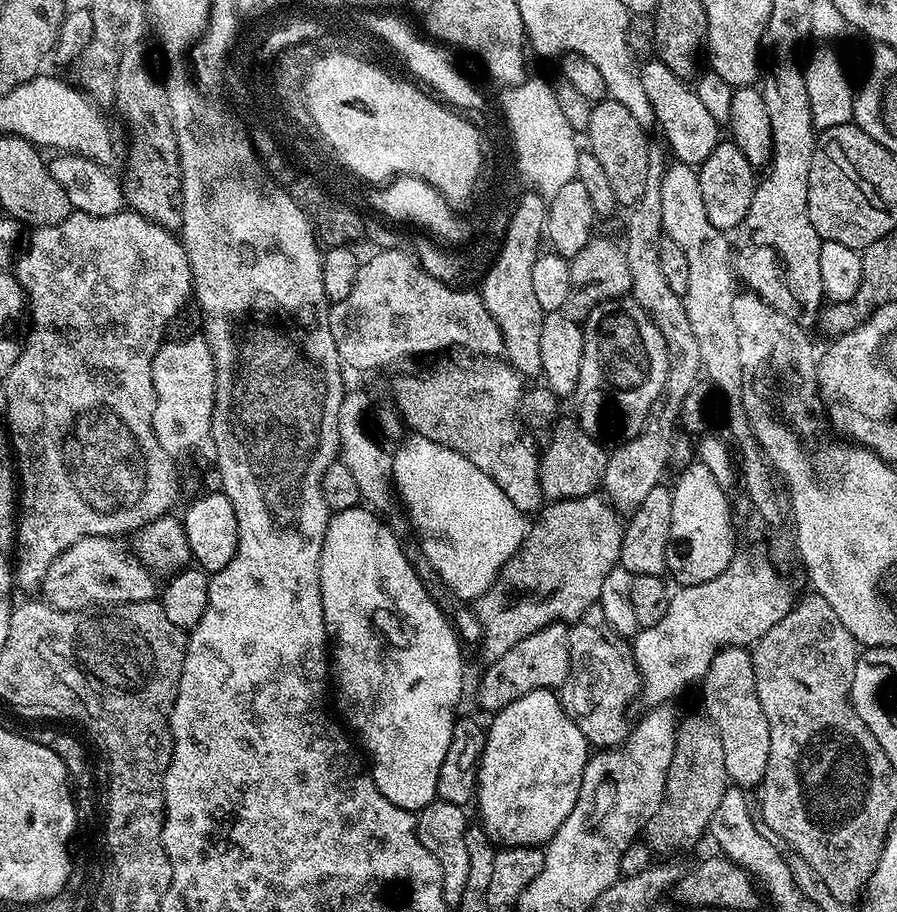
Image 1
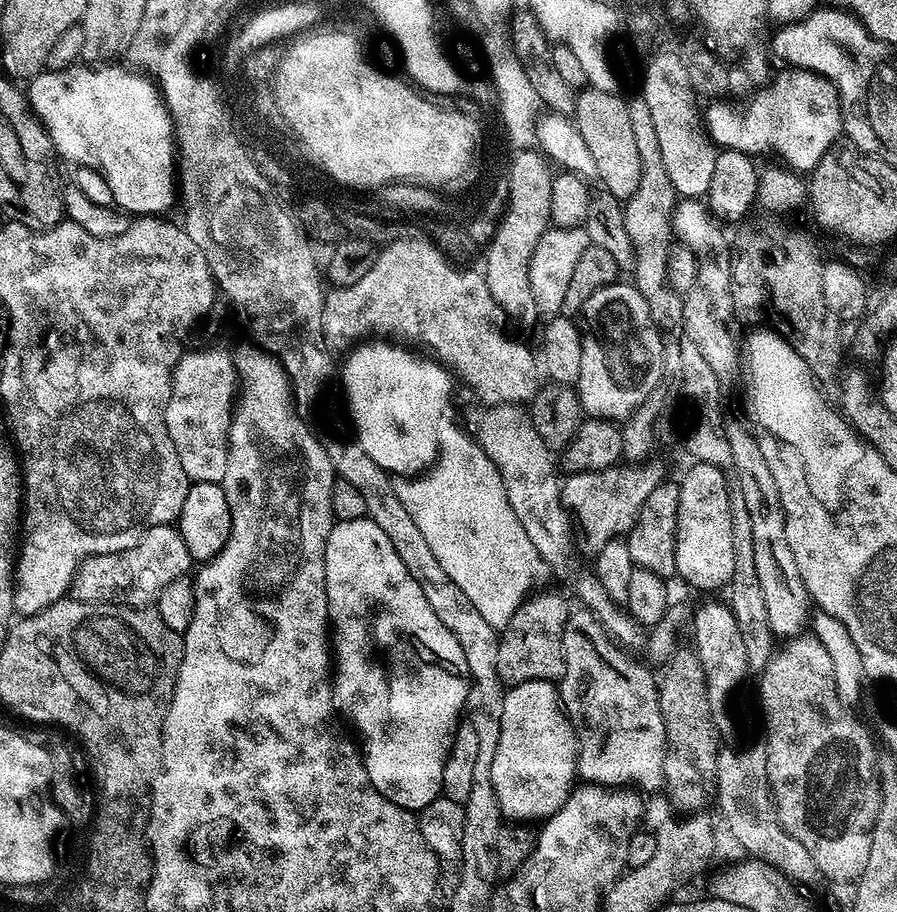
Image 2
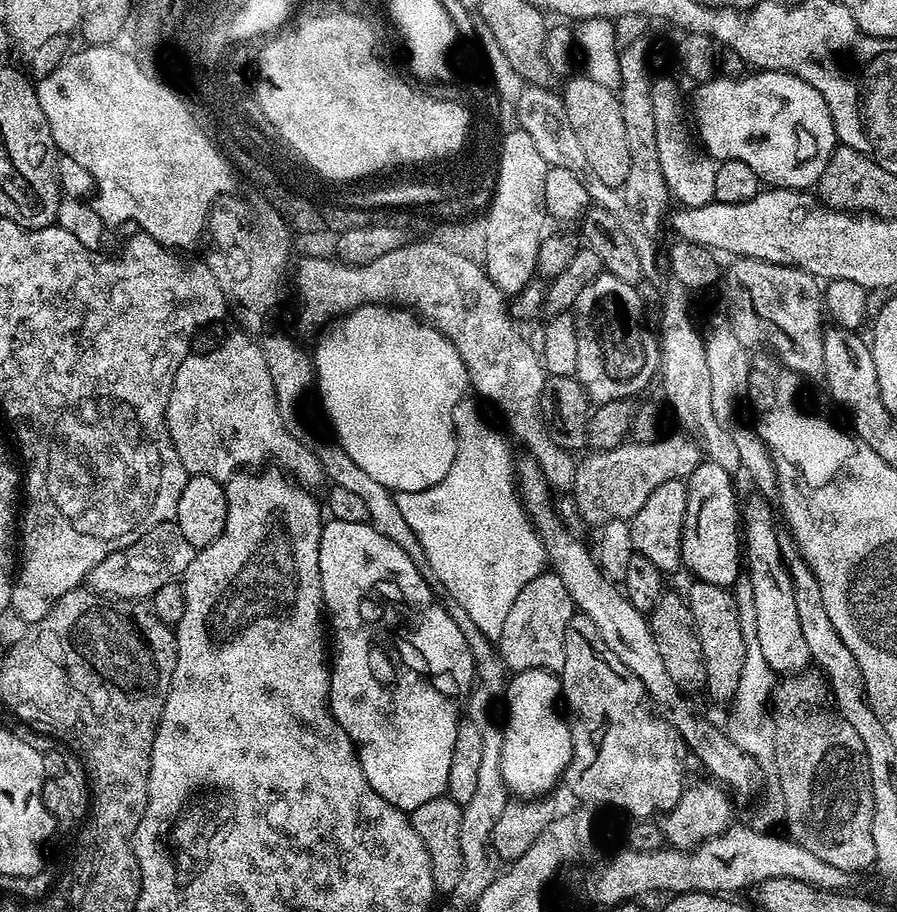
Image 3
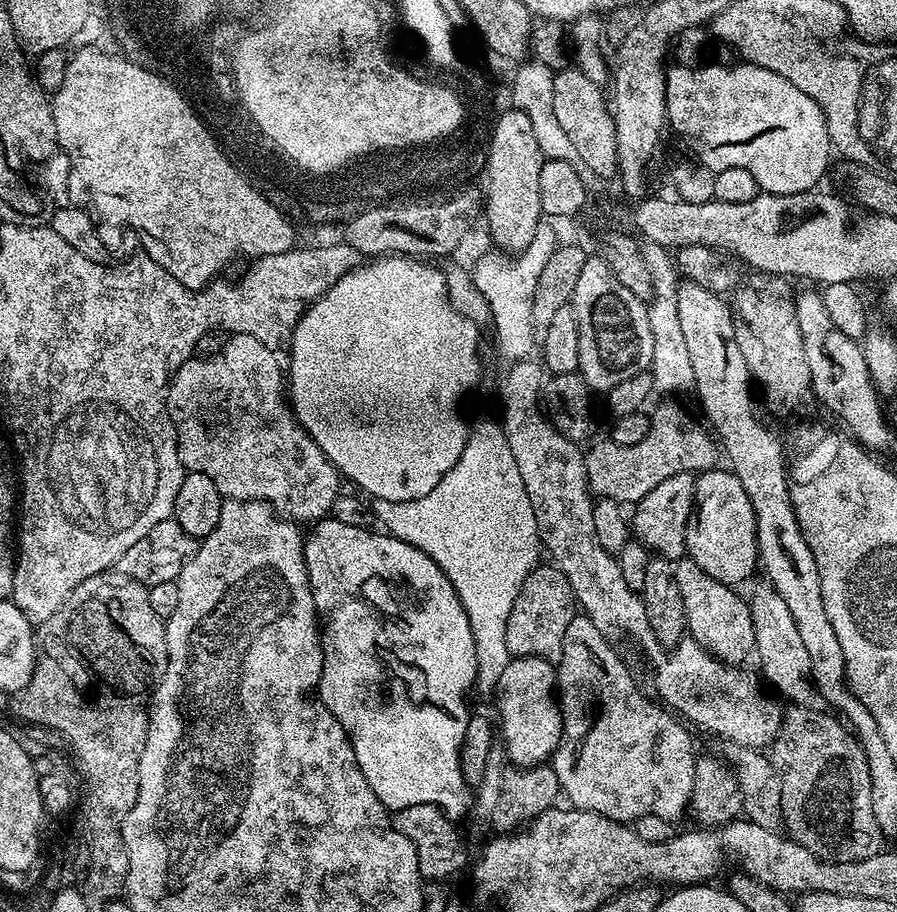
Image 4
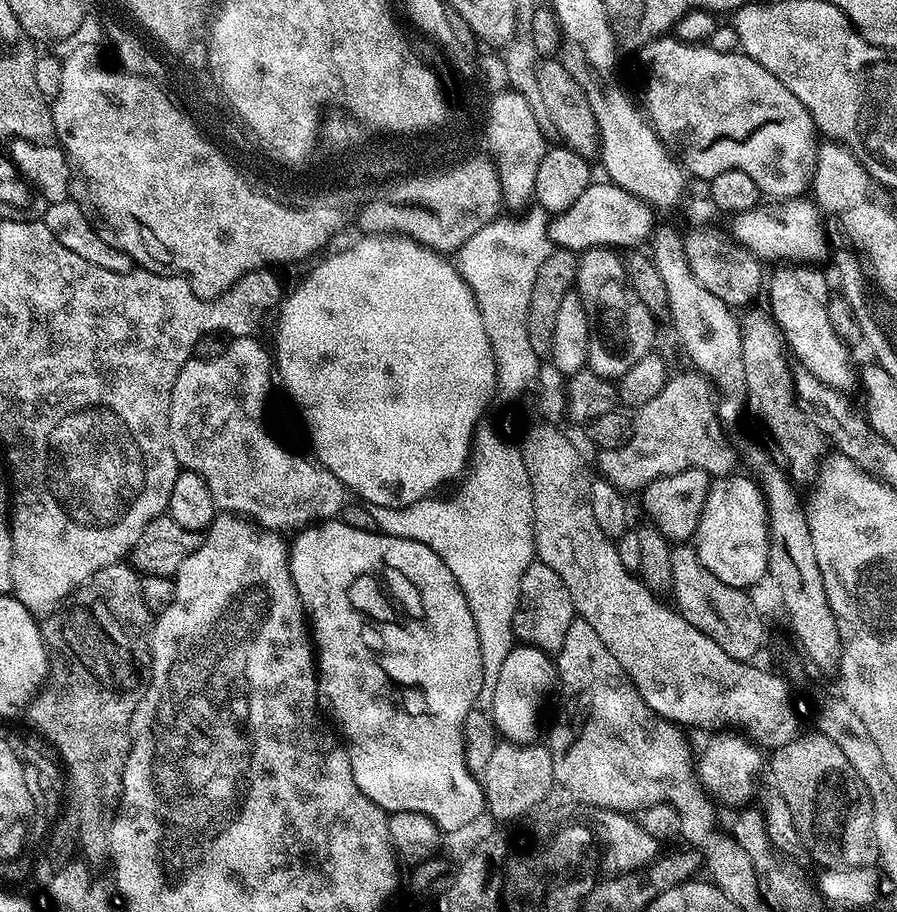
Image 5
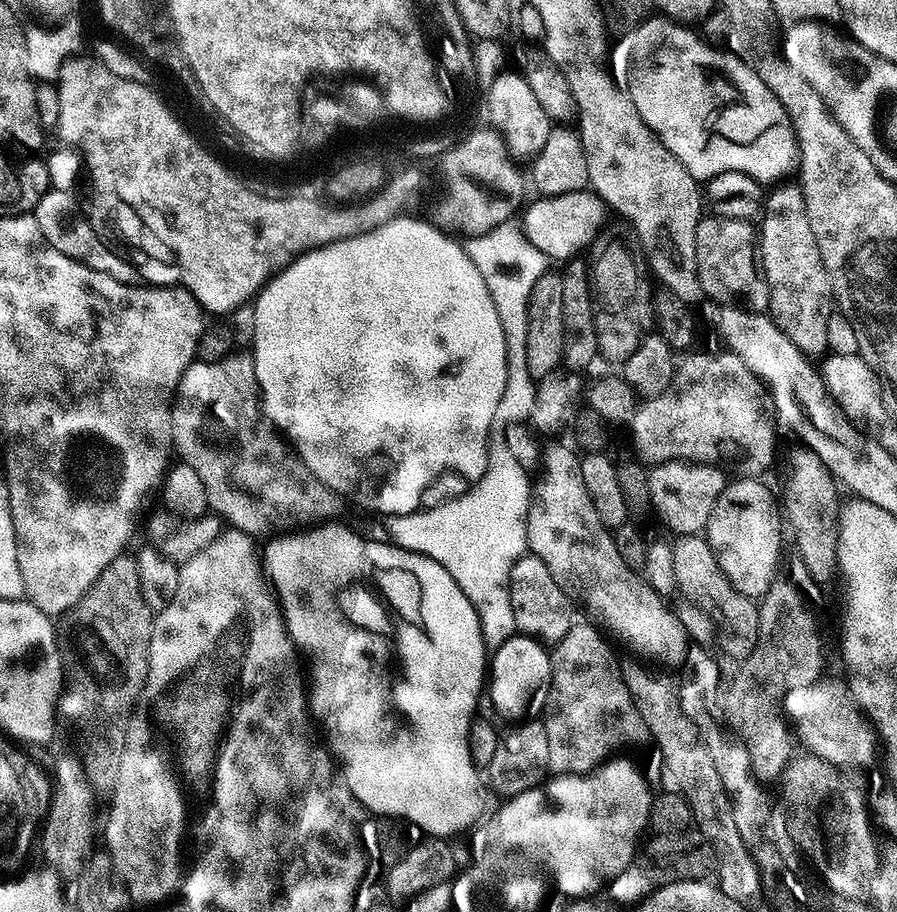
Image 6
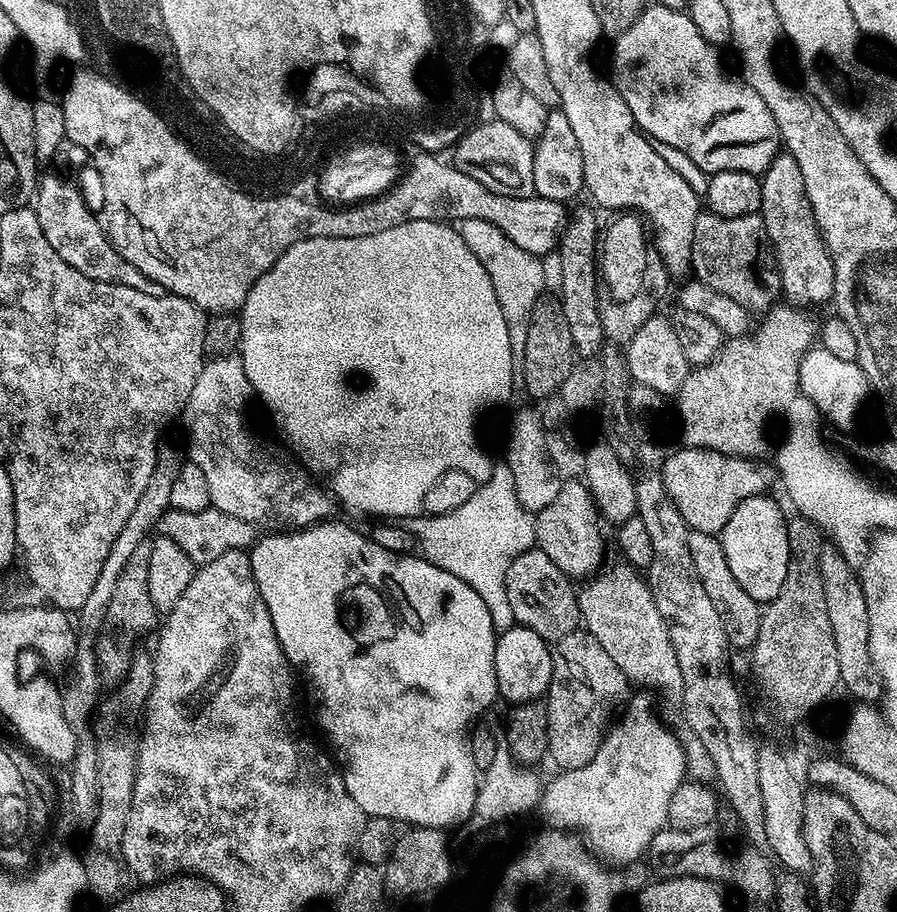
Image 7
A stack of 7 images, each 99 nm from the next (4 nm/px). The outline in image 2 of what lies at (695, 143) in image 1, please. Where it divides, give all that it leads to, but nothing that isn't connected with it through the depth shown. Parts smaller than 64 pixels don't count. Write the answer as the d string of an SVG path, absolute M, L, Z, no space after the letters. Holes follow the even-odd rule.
M677 51L673 52L662 52L660 54L655 53L650 59L652 59L646 66L646 70L644 72L644 88L642 92L640 92L641 97L646 102L648 106L653 111L653 123L654 123L654 130L657 131L657 137L658 137L658 146L661 147L661 153L662 153L662 162L665 163L666 167L666 174L670 175L670 180L672 182L672 185L674 186L677 195L680 195L684 198L700 198L704 195L707 195L708 188L710 186L710 179L711 175L714 174L714 162L716 161L716 154L718 151L717 145L715 145L712 141L711 136L707 132L707 127L705 126L703 122L703 113L701 108L698 108L699 99L696 95L696 93L693 90L693 86L690 84L690 78L687 77L687 71L686 66L683 65L681 56Z

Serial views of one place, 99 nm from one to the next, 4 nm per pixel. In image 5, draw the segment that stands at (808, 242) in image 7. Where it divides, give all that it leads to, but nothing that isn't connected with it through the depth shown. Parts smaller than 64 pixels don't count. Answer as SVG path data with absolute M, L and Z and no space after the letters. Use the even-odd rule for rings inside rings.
M784 262L776 268L766 280L766 296L772 307L771 319L775 327L784 331L784 340L792 347L796 364L806 366L814 378L822 378L826 386L848 390L851 384L857 383L854 368L848 365L849 345L840 340L830 326L828 313L828 280L819 272L819 267L809 266L804 262Z

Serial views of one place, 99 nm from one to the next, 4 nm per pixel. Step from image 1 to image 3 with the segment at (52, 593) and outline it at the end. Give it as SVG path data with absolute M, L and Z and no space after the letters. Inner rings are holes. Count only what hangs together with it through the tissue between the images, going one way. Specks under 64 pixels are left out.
M175 522L154 526L138 542L121 552L106 554L94 570L90 570L86 584L97 596L105 597L113 602L144 602L162 590L162 586L179 581L190 566L194 549L182 535L182 530Z

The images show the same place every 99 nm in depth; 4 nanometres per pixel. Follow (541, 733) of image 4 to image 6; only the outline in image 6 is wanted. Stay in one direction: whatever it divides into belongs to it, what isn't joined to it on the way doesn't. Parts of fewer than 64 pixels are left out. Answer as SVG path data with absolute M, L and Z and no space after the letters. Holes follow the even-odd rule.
M511 636L500 648L495 649L490 658L490 679L486 684L486 694L492 700L492 712L505 716L511 722L519 721L525 715L523 712L527 710L528 703L535 698L536 691L540 687L543 689L551 678L552 657L549 649L530 636Z

